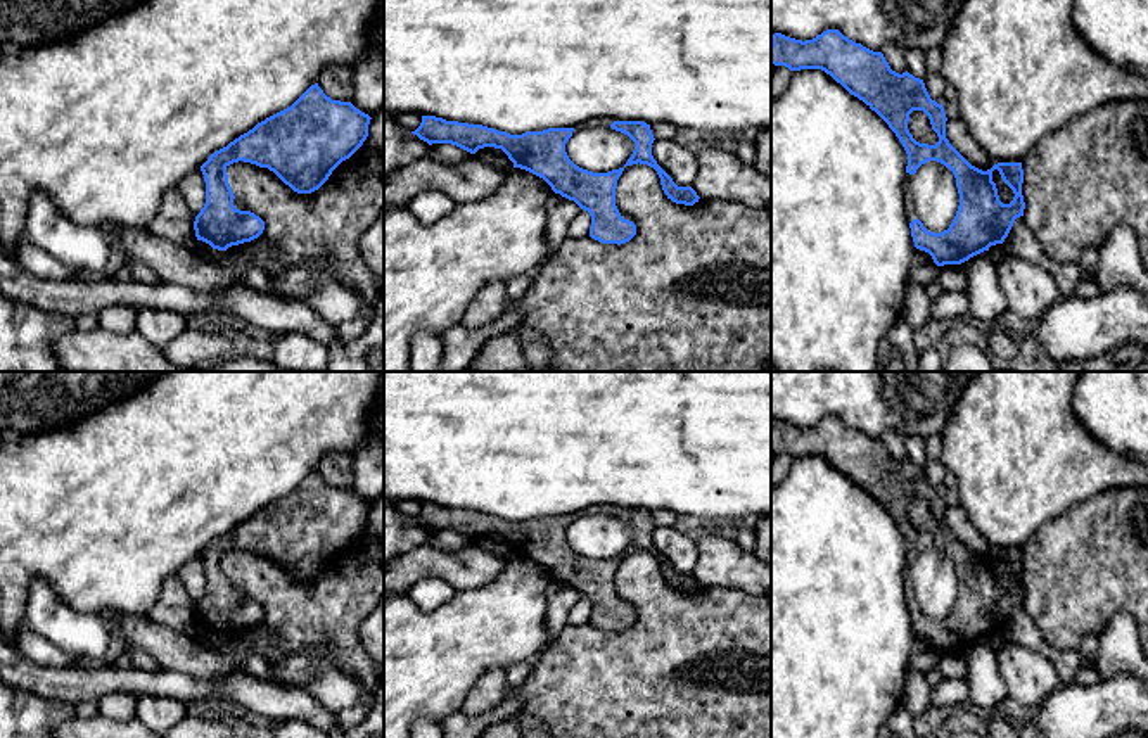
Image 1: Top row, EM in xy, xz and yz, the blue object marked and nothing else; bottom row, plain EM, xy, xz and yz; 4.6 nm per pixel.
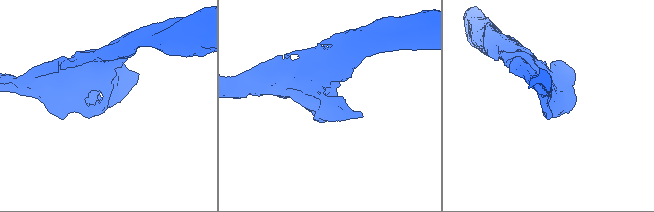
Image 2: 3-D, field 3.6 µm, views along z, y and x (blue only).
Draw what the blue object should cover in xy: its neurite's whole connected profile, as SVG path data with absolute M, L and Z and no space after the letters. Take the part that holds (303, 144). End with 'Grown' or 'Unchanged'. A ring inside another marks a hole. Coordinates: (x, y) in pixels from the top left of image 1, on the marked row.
M315 83L290 107L211 154L201 166L206 204L194 221L197 240L226 251L265 230L259 216L233 206L230 164L244 161L268 168L294 192L311 194L363 145L370 119L351 102L332 100Z. Unchanged

